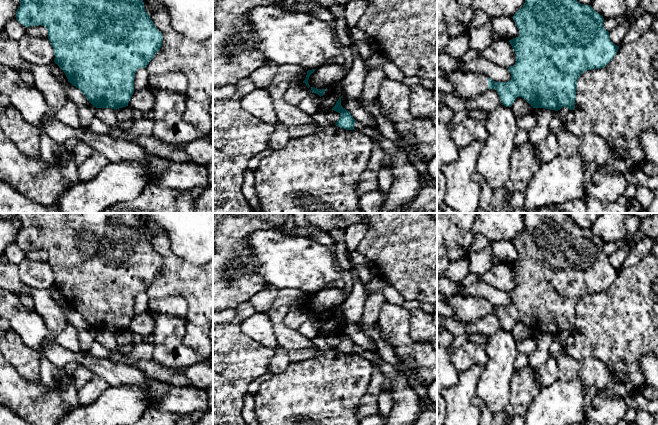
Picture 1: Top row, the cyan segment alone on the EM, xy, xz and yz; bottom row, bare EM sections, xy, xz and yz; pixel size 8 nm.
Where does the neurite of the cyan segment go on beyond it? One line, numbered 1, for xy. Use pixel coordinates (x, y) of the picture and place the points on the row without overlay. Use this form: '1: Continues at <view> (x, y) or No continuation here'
1: No continuation here

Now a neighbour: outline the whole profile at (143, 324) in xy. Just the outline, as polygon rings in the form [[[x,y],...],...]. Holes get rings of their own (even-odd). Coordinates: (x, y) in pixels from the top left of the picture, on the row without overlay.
[[[147,312],[134,315],[128,330],[131,333],[139,334],[146,339],[151,339],[155,327],[154,318]]]

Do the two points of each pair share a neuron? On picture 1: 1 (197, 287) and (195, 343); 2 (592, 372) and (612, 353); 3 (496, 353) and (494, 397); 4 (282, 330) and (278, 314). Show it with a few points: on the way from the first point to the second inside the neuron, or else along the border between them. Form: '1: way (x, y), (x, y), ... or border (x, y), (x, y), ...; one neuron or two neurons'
1: way (198, 301), (198, 329); one neuron
2: border (581, 359), (598, 358), (614, 372), (623, 375); two neurons
3: way (496, 364), (494, 386); one neuron
4: border (282, 321), (273, 324); two neurons

